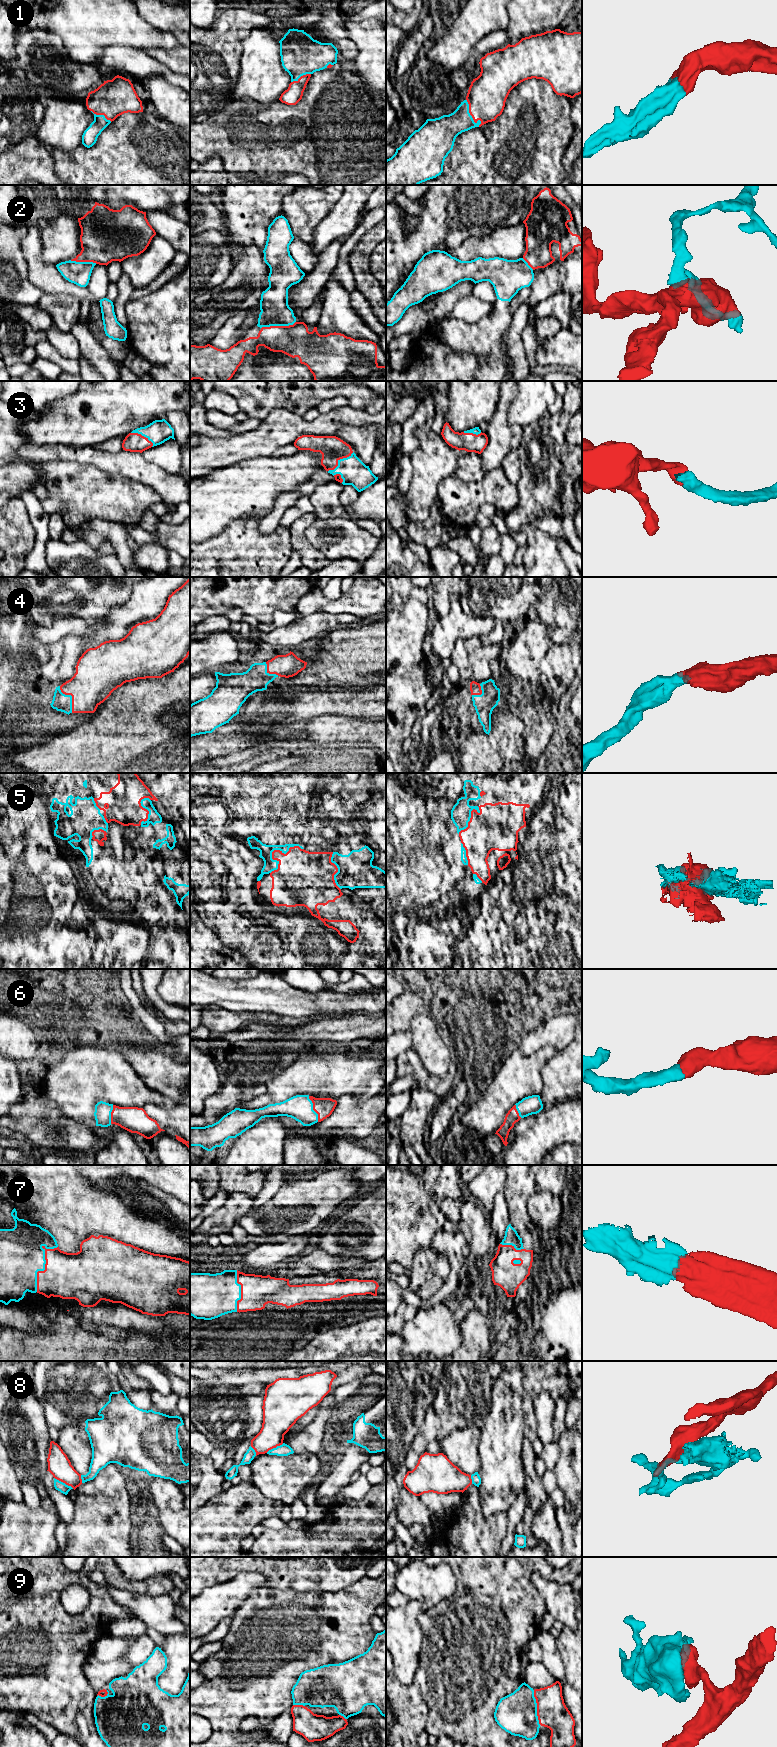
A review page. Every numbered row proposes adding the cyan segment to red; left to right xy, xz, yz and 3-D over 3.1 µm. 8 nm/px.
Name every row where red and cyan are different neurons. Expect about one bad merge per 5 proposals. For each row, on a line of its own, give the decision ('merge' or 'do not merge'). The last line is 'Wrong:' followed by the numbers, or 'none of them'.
1: merge
2: merge
3: merge
4: merge
5: merge
6: merge
7: merge
8: do not merge
9: merge
Wrong: 8

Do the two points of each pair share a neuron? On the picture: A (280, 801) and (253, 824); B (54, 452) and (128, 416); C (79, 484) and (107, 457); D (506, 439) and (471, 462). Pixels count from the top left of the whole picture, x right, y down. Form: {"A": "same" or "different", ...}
{"A": "different", "B": "different", "C": "different", "D": "different"}

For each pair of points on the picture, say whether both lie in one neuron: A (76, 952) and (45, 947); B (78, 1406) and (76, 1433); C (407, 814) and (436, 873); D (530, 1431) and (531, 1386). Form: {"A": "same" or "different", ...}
{"A": "same", "B": "different", "C": "different", "D": "same"}

